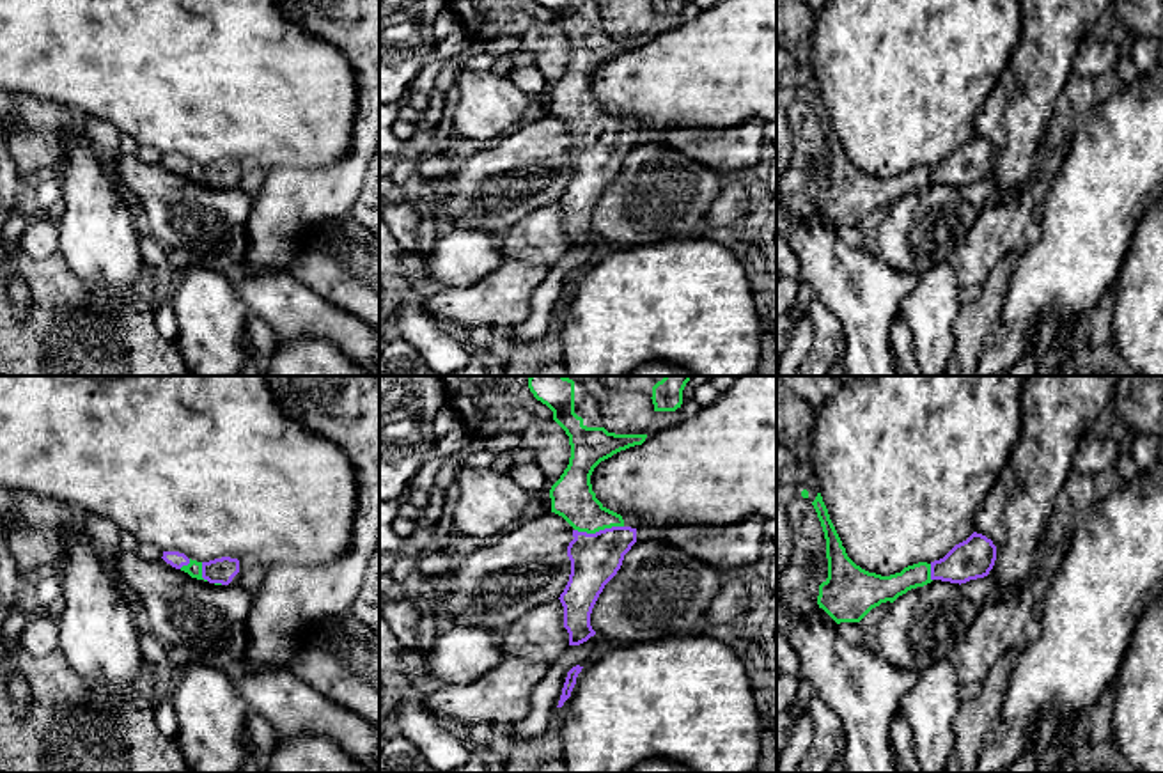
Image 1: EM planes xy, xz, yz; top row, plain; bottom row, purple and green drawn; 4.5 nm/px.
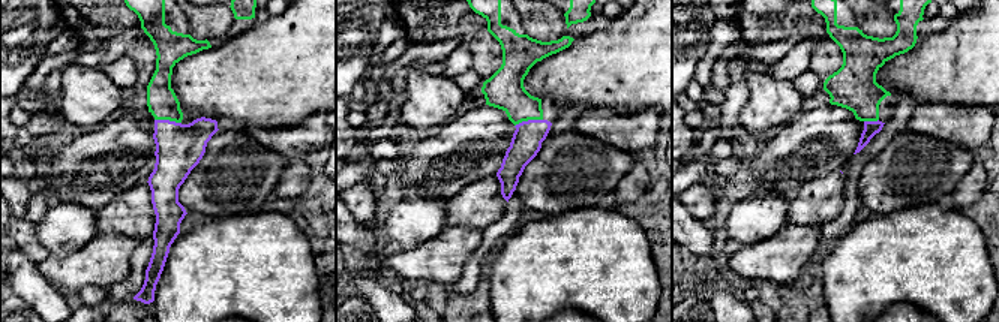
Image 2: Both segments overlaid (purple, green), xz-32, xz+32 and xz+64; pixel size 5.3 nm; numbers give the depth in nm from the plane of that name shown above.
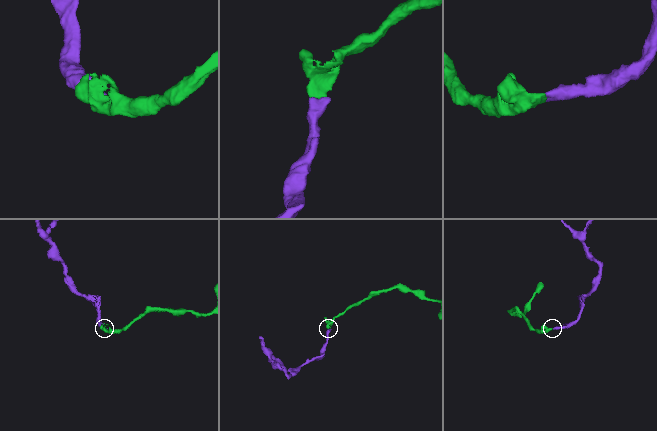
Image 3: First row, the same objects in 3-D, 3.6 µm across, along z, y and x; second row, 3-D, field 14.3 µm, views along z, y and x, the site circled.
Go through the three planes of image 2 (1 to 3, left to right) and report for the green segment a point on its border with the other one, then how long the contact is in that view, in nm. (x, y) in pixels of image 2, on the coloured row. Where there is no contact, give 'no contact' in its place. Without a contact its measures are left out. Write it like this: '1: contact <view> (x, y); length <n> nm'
1: contact xz-32 (168, 120); length 150 nm
2: contact xz+32 (528, 120); length 160 nm
3: contact xz+64 (870, 122); length 80 nm

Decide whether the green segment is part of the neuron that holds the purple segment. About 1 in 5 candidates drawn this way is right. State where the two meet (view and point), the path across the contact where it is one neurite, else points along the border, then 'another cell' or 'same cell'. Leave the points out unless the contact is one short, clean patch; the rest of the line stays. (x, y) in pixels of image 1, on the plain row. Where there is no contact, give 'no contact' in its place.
contact xz (600, 133); way xz (596, 160), (600, 133), (573, 101); same cell

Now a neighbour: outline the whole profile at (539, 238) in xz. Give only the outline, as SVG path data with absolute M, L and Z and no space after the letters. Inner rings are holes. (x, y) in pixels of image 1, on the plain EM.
M560 202L539 207L514 223L502 241L503 261L551 268L569 250Z

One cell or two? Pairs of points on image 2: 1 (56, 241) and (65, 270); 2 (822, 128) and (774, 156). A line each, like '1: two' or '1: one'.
1: two
2: one

